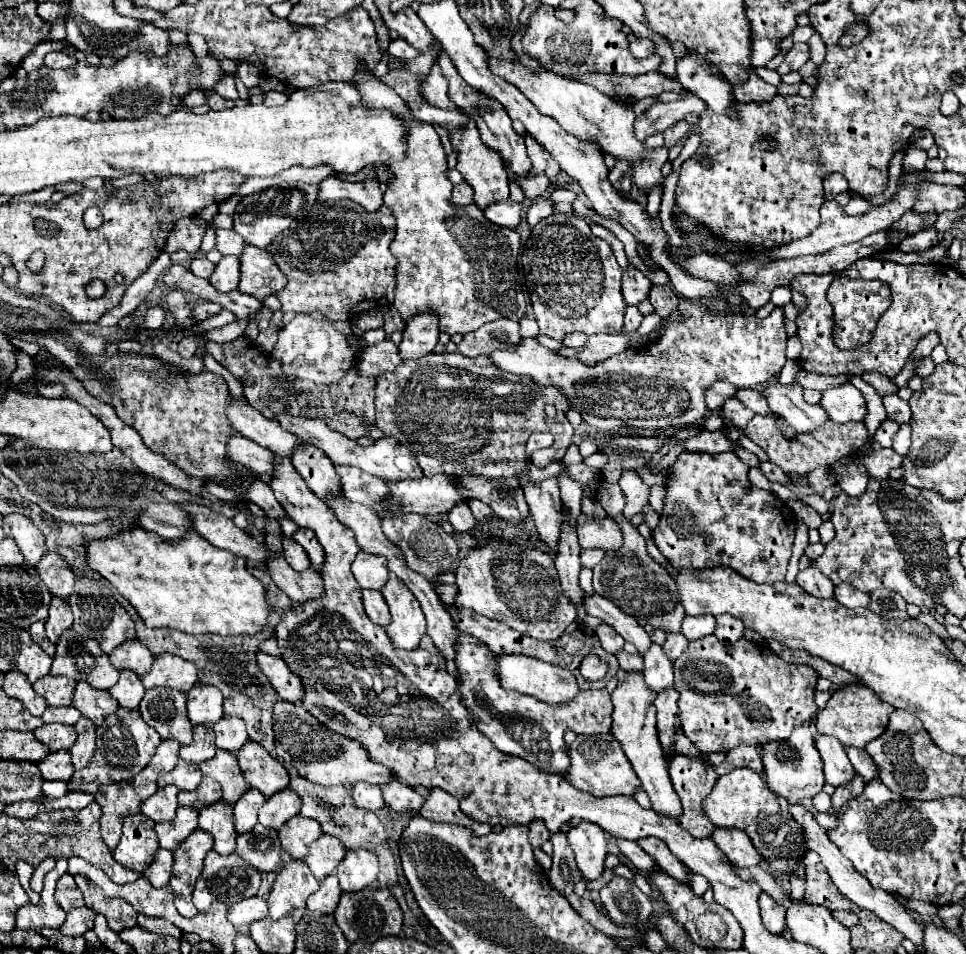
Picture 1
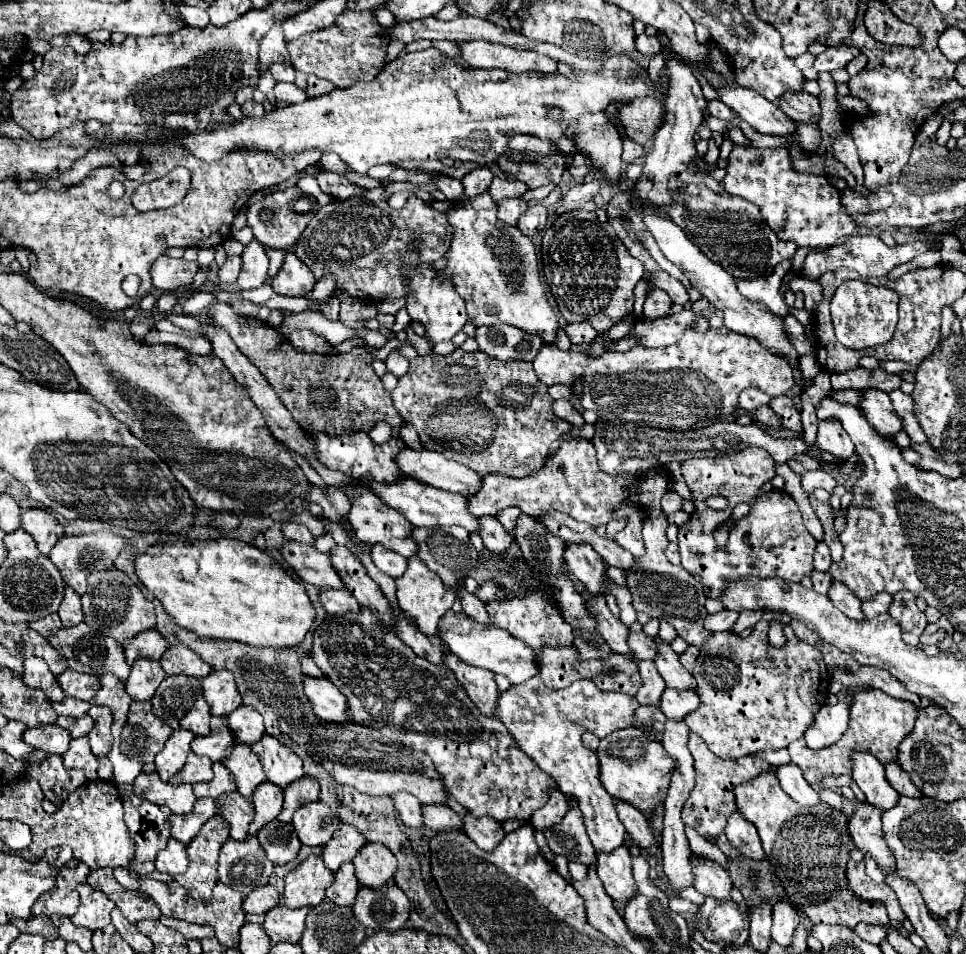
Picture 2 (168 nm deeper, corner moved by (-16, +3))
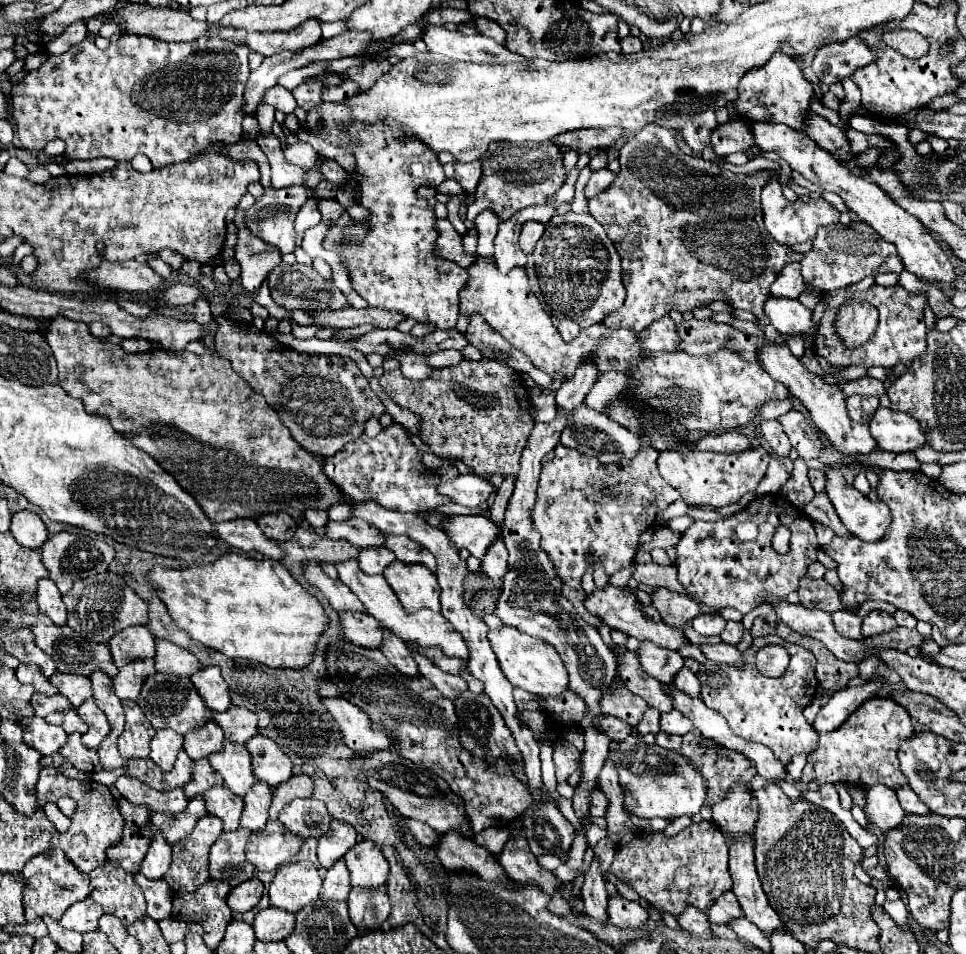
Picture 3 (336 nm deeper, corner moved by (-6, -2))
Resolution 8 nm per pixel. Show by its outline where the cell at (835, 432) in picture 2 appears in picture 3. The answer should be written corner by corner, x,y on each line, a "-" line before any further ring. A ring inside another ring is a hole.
830,470
826,472
826,478
826,494
830,496
842,524
866,542
874,542
884,536
892,520
888,506
870,502
856,488
848,488
840,472

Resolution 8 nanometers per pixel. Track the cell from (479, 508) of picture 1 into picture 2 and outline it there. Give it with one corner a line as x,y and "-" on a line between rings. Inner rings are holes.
506,507
504,511
498,511
498,513
496,513
496,519
504,525
506,531
512,531
512,529
516,527
516,519
518,519
520,513
522,513
522,511
516,509
516,507

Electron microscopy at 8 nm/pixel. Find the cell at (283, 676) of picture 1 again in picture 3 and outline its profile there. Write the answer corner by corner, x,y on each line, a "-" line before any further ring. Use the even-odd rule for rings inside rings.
322,698
322,704
340,726
342,740
354,752
370,752
370,750
384,750
392,746
390,732
374,730
370,718
350,704
344,698

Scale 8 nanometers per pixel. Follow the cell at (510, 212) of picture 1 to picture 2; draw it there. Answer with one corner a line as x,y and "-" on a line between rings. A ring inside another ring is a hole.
538,203
538,205
530,207
530,209
520,217
518,229
520,229
526,237
534,237
534,235
538,235
538,233
546,227
546,221
548,221
548,209

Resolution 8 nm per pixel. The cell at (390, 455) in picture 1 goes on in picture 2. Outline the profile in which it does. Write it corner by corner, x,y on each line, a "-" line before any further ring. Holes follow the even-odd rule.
400,451
400,455
396,455
396,463
400,463
400,469
408,477
448,493
474,495
482,487
482,475
478,471
472,471
458,461
446,459
436,451

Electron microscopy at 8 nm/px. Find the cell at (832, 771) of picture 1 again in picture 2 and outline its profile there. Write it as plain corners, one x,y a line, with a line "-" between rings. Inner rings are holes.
854,751
852,753
852,765
854,765
852,767
852,779
864,791
866,801
870,805
878,807
880,811
888,811
898,803
900,795
888,783
886,775
884,775
884,765
880,765
874,755

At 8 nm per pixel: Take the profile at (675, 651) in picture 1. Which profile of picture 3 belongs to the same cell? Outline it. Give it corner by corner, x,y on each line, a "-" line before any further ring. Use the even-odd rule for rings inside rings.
686,666
678,670
678,676
674,676
674,686
684,690
690,696
700,696
700,682
694,676
694,672
690,668
686,668

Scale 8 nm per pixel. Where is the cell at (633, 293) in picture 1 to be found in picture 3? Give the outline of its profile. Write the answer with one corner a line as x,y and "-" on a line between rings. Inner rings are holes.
664,316
662,320
650,324
650,328
644,328
638,334
638,344
642,344
642,350
646,352
678,350
678,336
670,316

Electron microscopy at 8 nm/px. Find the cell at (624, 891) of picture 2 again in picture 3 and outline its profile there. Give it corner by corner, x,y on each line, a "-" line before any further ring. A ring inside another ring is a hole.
618,892
608,898
608,922
620,928
640,928
644,926
648,912
640,906
638,900
626,900

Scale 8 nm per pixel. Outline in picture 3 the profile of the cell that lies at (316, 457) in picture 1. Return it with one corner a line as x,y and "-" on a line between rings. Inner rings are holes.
386,536
384,548
390,548
396,552
396,558
406,564
424,564
432,572
436,570
436,558
430,554
428,548
422,548
422,544
416,544
408,536

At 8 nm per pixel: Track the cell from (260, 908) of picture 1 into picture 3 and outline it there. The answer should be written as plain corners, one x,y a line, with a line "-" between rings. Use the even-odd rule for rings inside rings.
250,878
246,882
242,882
240,886
236,886
230,894
228,894
228,906
232,912
250,912
256,908
256,904
260,902
264,892
264,886
258,878

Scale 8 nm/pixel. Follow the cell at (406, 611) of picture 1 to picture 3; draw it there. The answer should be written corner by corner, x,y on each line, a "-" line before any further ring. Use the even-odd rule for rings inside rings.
400,560
392,562
384,572
386,582
398,596
406,612
418,612
430,608
440,612
440,588
436,574
422,564
404,564

